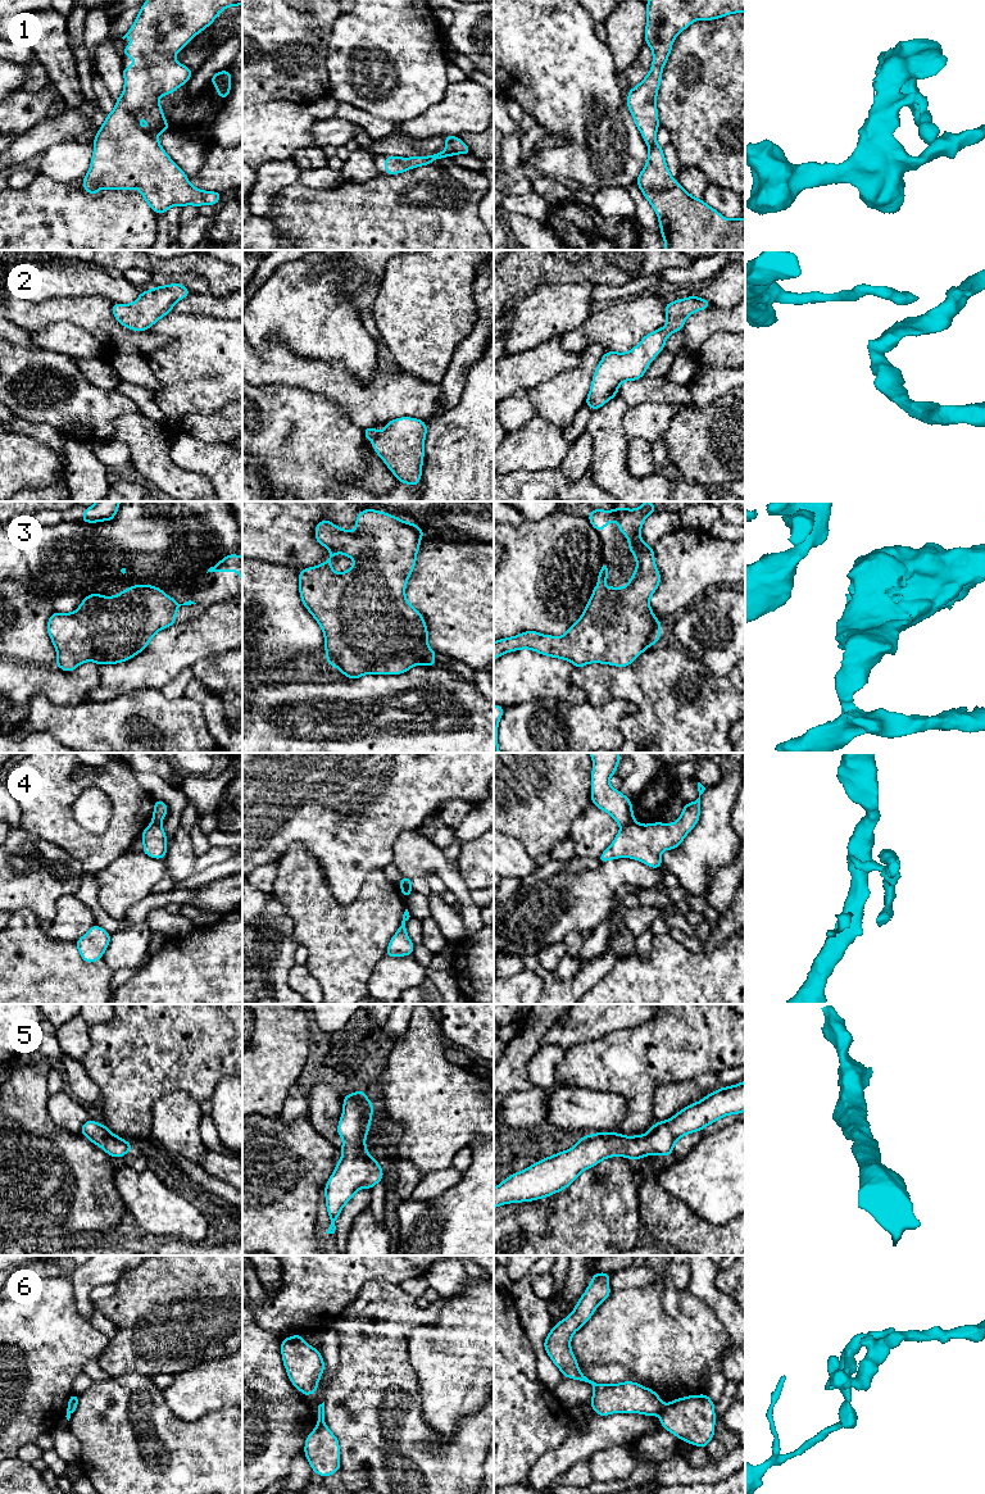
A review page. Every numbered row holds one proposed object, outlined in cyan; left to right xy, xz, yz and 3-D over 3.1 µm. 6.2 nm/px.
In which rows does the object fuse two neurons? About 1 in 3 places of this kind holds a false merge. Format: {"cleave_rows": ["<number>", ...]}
{"cleave_rows": ["4", "6"]}

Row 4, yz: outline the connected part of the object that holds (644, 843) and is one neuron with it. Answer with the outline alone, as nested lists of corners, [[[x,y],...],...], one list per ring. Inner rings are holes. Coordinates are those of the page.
[[[698,782],[699,798],[684,805],[680,818],[669,825],[655,822],[640,825],[632,822],[614,837],[610,846],[602,853],[599,862],[616,858],[634,858],[653,868],[662,868],[661,853],[676,849],[685,836],[695,827],[700,816],[700,795],[705,787]]]

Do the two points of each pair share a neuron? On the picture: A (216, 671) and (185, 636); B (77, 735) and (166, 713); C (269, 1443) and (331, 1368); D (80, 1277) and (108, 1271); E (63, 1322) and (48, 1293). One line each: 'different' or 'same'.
A: different
B: same
C: different
D: same
E: same

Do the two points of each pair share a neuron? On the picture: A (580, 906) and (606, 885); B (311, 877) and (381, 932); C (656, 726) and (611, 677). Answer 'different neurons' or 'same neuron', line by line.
A: same neuron
B: same neuron
C: same neuron

